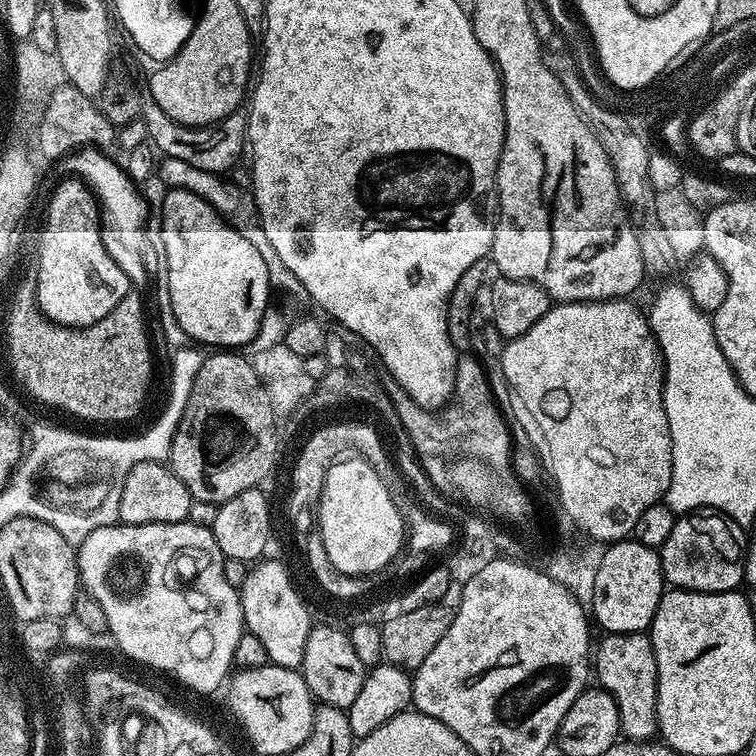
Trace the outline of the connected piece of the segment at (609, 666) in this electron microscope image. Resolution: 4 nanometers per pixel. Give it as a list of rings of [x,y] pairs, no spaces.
[[[614,632],[594,648],[594,676],[599,687],[614,698],[618,706],[621,733],[629,741],[644,742],[655,737],[656,723],[656,651],[651,635],[643,632]]]

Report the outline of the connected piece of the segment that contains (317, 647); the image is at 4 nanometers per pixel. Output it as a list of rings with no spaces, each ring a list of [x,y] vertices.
[[[316,622],[306,638],[306,654],[302,654],[298,671],[321,705],[347,710],[362,690],[366,666],[358,659],[354,646],[350,646],[350,638],[343,627],[340,629],[332,624]]]

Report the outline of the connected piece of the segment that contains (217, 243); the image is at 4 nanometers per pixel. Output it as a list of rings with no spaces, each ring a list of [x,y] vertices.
[[[218,213],[212,216],[212,248],[166,248],[166,266],[169,267],[170,302],[173,304],[174,317],[177,318],[181,329],[188,335],[189,341],[199,342],[201,345],[216,344],[212,346],[220,350],[236,350],[239,349],[239,344],[248,344],[255,338],[256,331],[264,320],[264,311],[268,308],[270,269],[268,263],[262,258],[262,254],[258,254],[258,250],[254,250],[254,246],[250,246],[250,242],[246,242],[246,238],[242,238],[242,234],[228,225]]]

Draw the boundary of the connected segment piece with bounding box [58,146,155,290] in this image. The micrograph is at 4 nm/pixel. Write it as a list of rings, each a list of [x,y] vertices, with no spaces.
[[[91,146],[74,152],[59,161],[58,167],[64,174],[79,178],[92,189],[102,217],[100,233],[104,249],[118,262],[122,274],[126,274],[129,285],[136,290],[144,290],[150,284],[150,266],[155,262],[155,252],[151,246],[152,236],[148,227],[150,207],[138,184],[131,179],[125,169],[108,157],[107,151]]]

